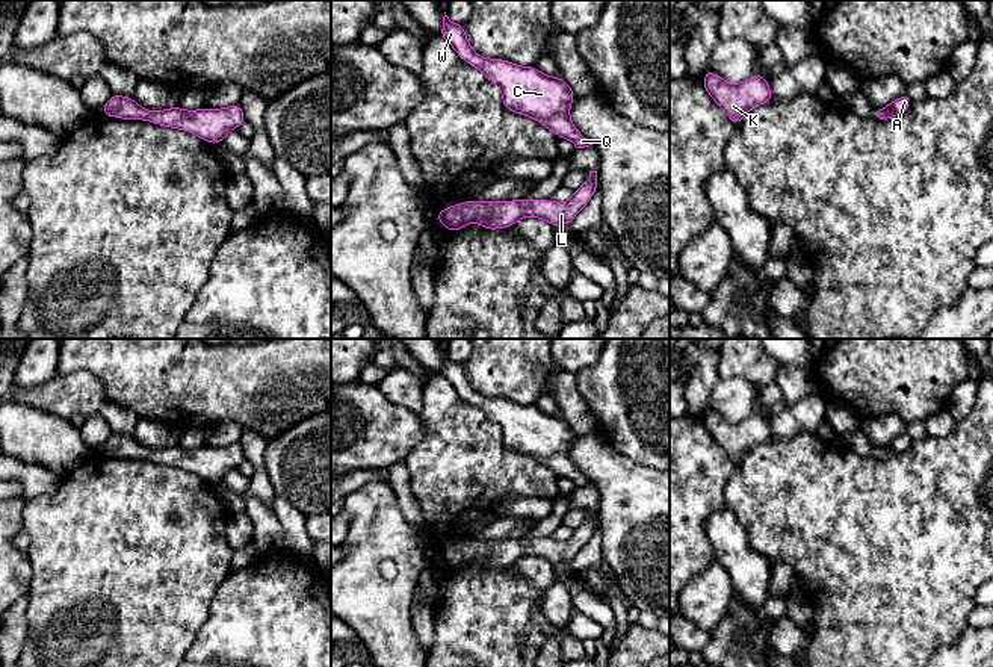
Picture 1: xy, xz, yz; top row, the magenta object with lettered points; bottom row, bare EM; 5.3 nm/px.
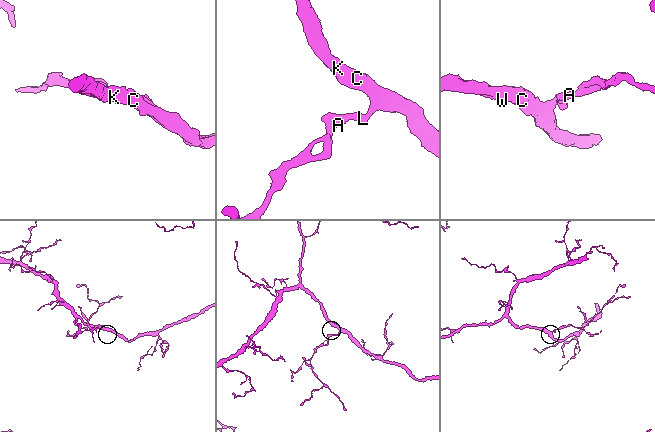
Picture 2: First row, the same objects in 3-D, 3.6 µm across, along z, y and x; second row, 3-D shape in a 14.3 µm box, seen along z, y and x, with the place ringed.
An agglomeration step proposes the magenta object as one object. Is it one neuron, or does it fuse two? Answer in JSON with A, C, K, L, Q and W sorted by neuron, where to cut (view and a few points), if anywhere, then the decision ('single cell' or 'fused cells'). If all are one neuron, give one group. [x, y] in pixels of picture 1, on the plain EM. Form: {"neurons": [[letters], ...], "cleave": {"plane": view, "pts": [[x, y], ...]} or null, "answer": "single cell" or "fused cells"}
{"neurons": [["A", "C", "K", "L", "Q", "W"]], "cleave": null, "answer": "single cell"}

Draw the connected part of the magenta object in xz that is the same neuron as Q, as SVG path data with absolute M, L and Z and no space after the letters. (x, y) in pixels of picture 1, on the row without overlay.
M444 351L438 375L444 377L470 405L481 408L502 430L505 448L537 458L558 476L570 478L576 487L592 484L570 458L570 443L576 439L562 416L546 414L532 405L520 405L503 398L487 398L475 392L462 363L455 363Z

